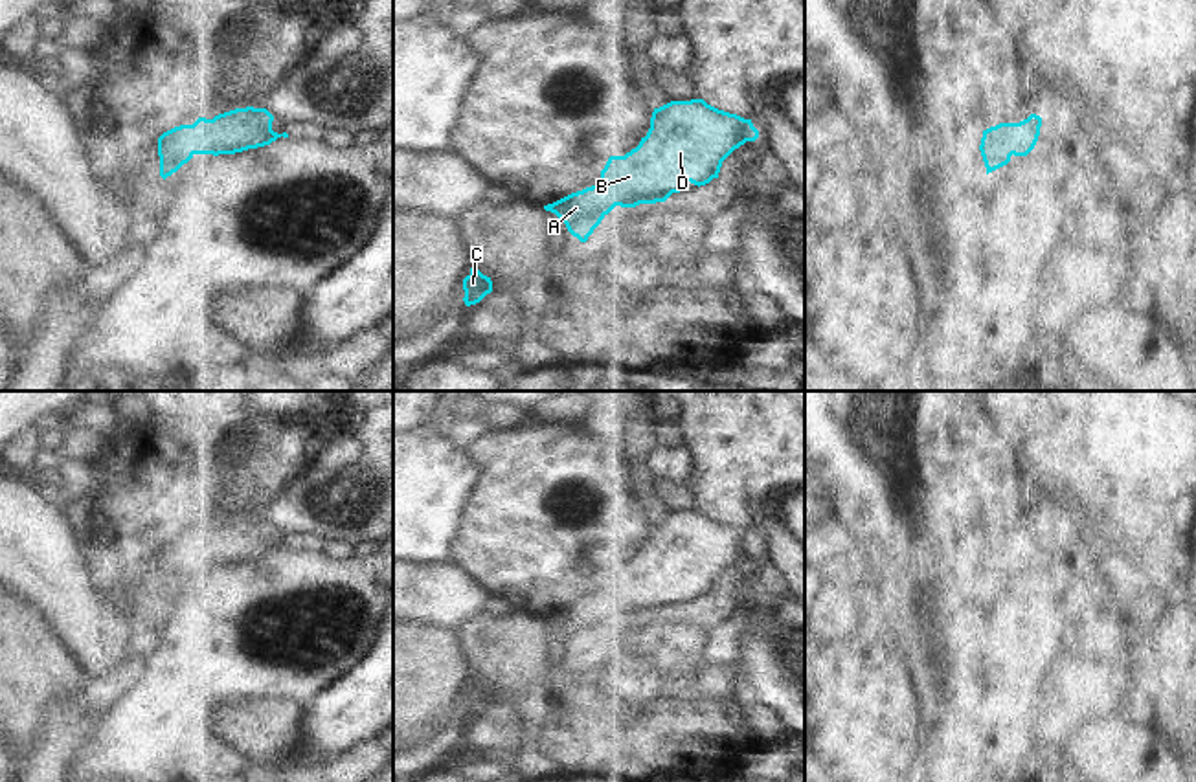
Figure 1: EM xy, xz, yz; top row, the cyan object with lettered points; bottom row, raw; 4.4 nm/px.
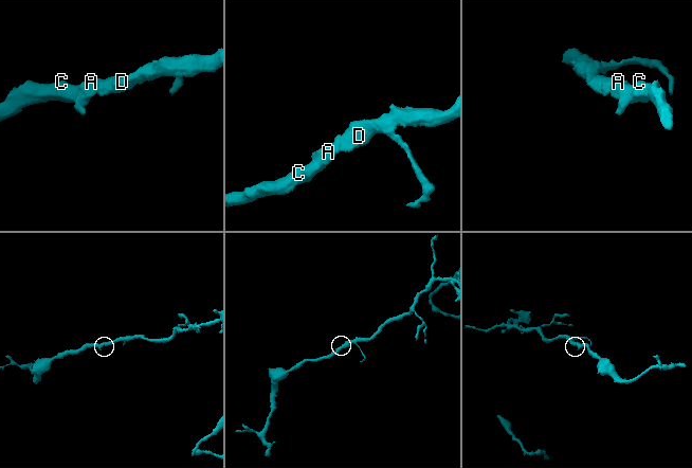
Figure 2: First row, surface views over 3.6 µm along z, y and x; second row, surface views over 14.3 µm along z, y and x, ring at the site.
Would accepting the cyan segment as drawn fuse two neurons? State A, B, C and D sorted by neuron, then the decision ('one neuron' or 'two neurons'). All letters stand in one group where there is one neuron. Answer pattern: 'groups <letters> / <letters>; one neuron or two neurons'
groups A B C D; one neuron

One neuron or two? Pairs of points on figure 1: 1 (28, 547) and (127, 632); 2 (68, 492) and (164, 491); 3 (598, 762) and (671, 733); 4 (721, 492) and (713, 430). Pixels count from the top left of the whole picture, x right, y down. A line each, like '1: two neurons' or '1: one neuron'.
1: one neuron
2: two neurons
3: two neurons
4: one neuron

